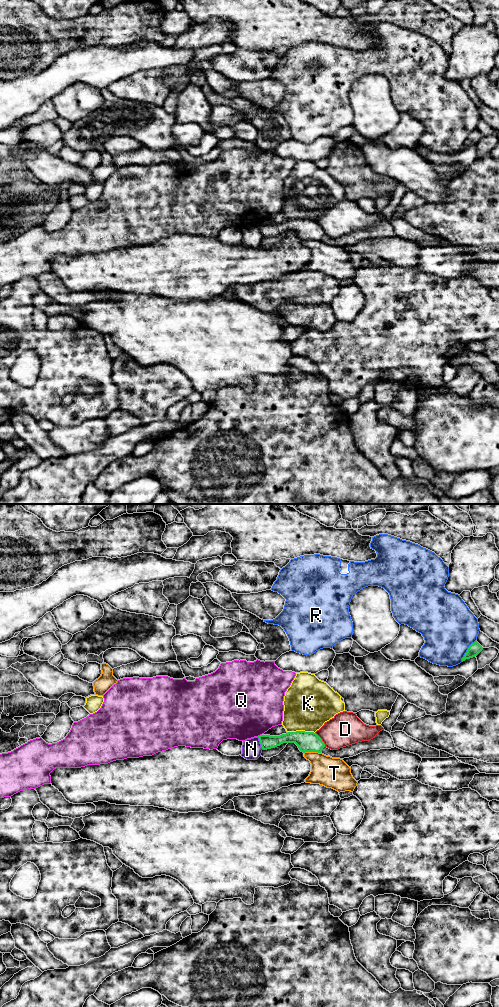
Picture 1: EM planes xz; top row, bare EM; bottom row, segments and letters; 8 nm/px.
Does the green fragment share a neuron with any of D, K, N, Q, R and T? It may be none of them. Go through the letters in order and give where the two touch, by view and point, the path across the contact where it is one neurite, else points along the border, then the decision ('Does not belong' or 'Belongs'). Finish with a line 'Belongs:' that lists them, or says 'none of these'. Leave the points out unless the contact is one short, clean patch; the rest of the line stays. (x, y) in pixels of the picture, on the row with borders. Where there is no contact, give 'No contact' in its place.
D: Touches green at xz (321, 739). Does not belong
K: Touches green at xz (301, 731). Does not belong
N: Touches green at xz (260, 743). Boundary: xz (258, 736), (260, 746), (263, 749). Does not belong
Q: Touches green at xz (260, 735). Boundary: xz (261, 734), (257, 736). Does not belong
R: Touches green at xz (467, 651). Does not belong
T: Touches green at xz (312, 751). Does not belong
Belongs: none of these

